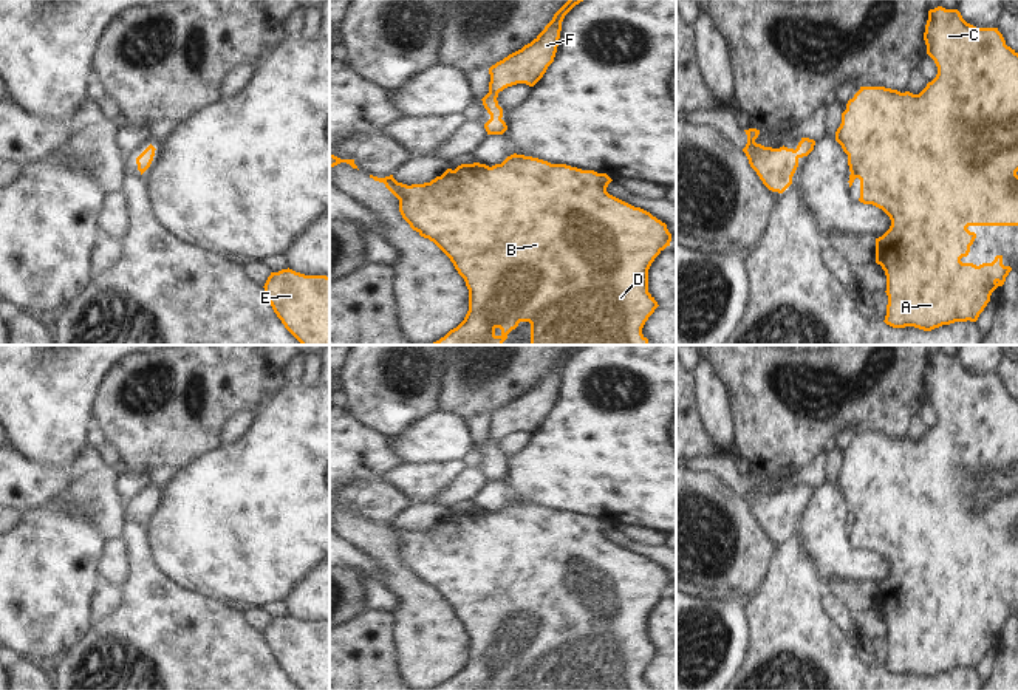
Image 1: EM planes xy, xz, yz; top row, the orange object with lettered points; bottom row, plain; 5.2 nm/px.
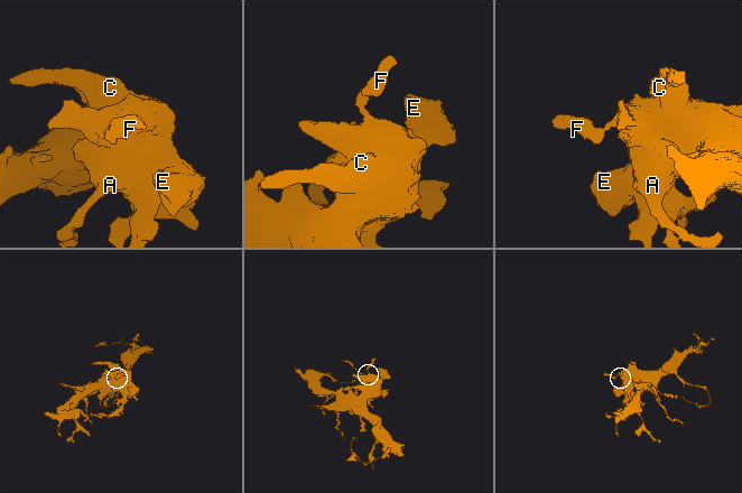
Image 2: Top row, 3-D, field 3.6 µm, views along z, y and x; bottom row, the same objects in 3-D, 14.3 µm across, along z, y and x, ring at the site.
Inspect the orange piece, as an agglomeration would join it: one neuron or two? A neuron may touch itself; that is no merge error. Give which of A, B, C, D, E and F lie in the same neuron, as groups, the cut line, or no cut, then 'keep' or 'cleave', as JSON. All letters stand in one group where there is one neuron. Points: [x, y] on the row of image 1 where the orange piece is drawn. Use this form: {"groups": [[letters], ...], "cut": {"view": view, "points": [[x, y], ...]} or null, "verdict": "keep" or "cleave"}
{"groups": [["A", "B", "C", "D", "E", "F"]], "cut": null, "verdict": "keep"}

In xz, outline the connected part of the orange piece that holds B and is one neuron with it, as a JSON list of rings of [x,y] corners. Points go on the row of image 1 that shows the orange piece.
[[[514,153],[492,167],[473,162],[461,164],[455,170],[447,169],[441,176],[424,184],[407,186],[398,183],[393,175],[385,178],[370,175],[370,178],[384,183],[399,200],[402,218],[413,231],[433,241],[450,258],[469,289],[469,311],[464,320],[432,345],[503,345],[507,334],[520,322],[531,323],[531,345],[650,345],[642,334],[642,328],[659,305],[648,292],[648,269],[654,258],[670,246],[671,234],[667,224],[650,212],[610,195],[606,187],[613,179],[606,173],[582,170],[566,164],[551,164],[538,158]]]

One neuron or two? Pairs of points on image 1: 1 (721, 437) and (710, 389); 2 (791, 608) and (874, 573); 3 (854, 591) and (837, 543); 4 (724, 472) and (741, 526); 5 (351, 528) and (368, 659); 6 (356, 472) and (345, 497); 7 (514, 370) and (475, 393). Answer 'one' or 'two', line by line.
1: one
2: two
3: two
4: two
5: two
6: two
7: one

